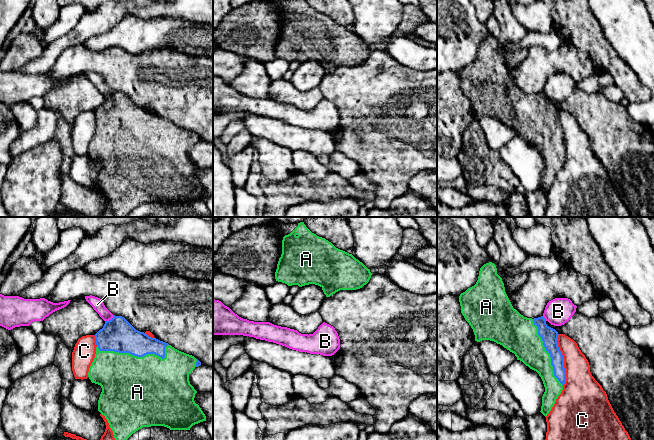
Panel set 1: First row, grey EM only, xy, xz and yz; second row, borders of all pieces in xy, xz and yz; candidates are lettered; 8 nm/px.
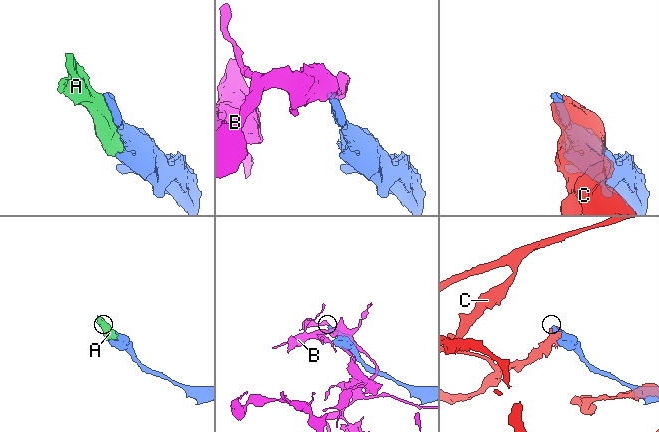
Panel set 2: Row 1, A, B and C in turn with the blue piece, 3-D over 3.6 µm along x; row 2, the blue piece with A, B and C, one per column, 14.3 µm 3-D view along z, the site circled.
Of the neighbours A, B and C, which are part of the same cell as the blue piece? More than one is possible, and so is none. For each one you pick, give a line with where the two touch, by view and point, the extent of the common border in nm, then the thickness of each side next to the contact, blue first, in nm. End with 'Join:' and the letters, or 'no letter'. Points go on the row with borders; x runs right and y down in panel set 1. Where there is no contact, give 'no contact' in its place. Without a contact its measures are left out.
A: meets blue in xy at (136, 355); contact 600 nm long; 260 nm thick on the blue side, 480 nm on the other
Join: A

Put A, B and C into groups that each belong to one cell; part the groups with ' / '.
A / B / C

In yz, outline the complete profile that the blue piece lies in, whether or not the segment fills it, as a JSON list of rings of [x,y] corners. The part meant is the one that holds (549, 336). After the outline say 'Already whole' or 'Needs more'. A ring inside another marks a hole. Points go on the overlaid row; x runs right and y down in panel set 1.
[[[484,264],[479,271],[476,284],[459,296],[461,313],[473,329],[475,341],[494,341],[514,353],[541,377],[545,392],[542,396],[541,413],[546,417],[563,390],[566,381],[564,359],[558,347],[558,332],[546,324],[543,316],[527,318],[513,308],[506,292],[502,278],[497,274],[496,265]]]. Needs more

